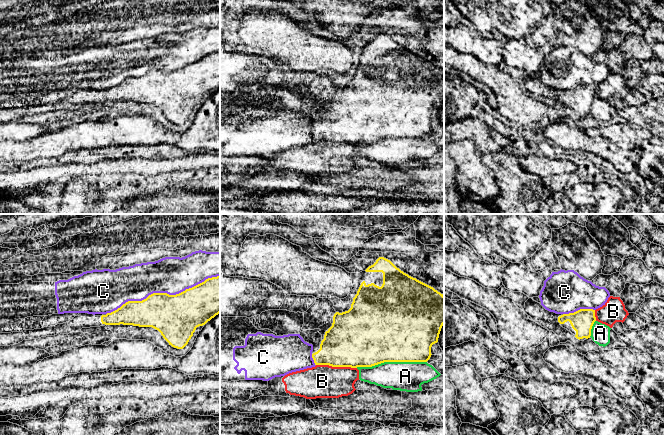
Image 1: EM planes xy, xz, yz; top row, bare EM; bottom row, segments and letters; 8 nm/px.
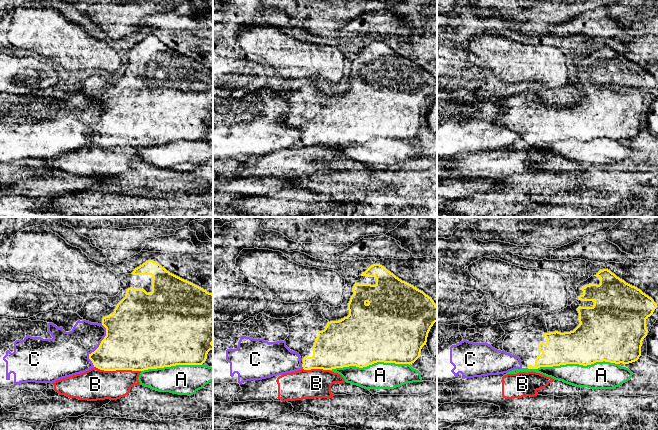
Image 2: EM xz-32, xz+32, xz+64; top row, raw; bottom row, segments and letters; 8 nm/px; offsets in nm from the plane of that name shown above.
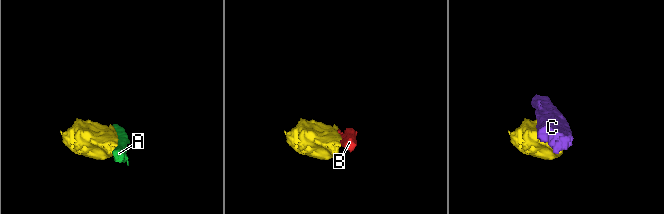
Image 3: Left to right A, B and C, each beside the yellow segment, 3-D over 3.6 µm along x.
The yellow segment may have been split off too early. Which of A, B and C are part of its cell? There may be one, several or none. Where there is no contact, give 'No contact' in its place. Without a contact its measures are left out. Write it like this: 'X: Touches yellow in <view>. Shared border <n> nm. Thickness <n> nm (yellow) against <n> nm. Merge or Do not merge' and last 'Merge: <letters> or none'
A: Touches yellow in xz. Shared border 550 nm. Thickness 500 nm (yellow) against 240 nm. Do not merge
B: Touches yellow in xz. Shared border 320 nm. Thickness 420 nm (yellow) against 280 nm. Do not merge
C: Touches yellow in xy. Shared border 950 nm. Thickness 360 nm (yellow) against 300 nm. Do not merge
Merge: none

